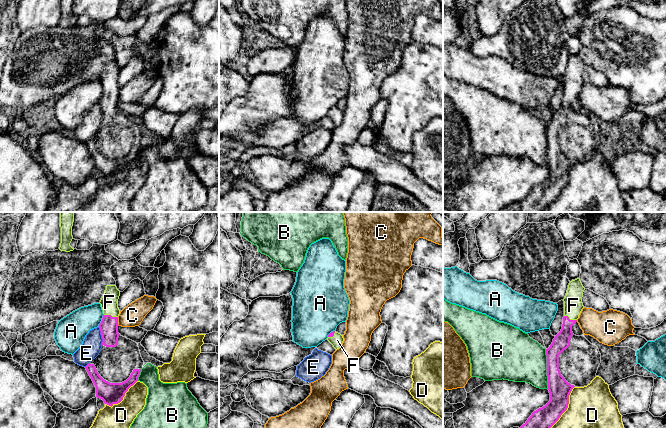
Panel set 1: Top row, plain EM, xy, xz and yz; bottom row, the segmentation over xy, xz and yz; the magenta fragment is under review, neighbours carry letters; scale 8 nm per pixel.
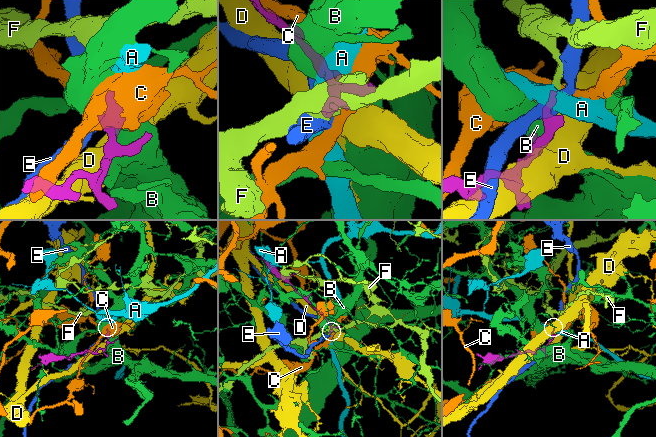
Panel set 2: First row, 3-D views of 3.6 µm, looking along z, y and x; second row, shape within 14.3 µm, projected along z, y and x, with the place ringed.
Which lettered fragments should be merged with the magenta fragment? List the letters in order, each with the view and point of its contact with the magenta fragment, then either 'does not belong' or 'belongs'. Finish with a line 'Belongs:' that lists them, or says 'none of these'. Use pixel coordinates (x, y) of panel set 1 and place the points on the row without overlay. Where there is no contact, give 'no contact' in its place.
A: xy (102, 96) | does not belong
B: yz (547, 145) | does not belong
C: xy (117, 97) | does not belong
D: yz (565, 186) | does not belong
E: xy (102, 112) | does not belong
F: xy (110, 91) | belongs
Belongs: F

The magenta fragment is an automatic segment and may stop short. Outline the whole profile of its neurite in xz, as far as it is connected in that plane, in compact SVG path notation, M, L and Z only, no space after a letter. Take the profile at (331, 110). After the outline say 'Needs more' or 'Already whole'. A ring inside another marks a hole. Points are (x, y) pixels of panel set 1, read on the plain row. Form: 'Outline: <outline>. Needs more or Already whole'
Outline: M333 107L328 111L327 116L333 121L333 123L337 126L341 123L344 114L340 109Z. Needs more

